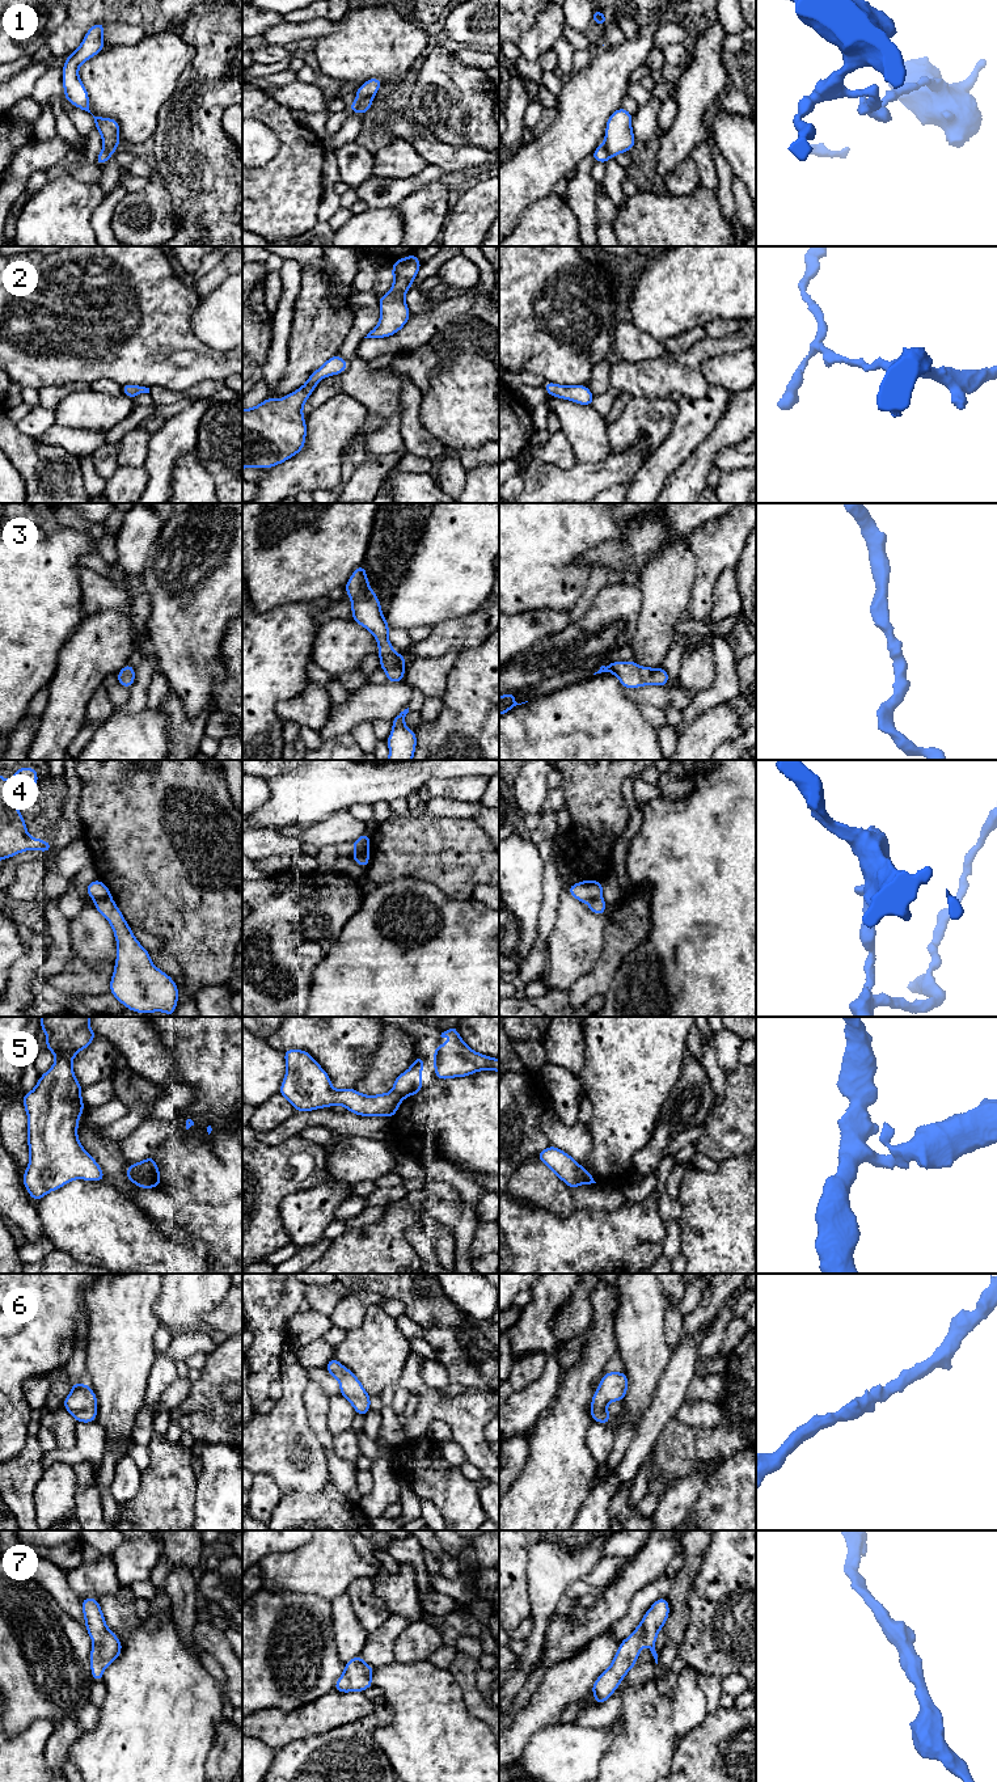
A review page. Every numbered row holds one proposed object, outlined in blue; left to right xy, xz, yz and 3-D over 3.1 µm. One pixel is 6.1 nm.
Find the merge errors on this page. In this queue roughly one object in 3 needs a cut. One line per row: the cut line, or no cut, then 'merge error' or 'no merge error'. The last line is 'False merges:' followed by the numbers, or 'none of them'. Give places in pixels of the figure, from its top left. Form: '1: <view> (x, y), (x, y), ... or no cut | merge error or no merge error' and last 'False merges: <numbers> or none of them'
1: xz (371, 97), (364, 97), (354, 110) | merge error
2: no cut | no merge error
3: no cut | no merge error
4: xz (368, 849), (353, 857) | merge error
5: xy (135, 1164), (139, 1172), (136, 1185) | merge error
6: no cut | no merge error
7: no cut | no merge error
False merges: 1, 4, 5

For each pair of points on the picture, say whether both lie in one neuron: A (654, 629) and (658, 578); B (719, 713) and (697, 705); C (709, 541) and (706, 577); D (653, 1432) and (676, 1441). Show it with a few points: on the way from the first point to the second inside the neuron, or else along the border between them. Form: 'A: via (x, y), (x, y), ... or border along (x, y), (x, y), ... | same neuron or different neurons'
A: via (658, 616), (658, 591) | same neuron
B: border along (730, 700), (700, 712), (685, 729) | different neurons
C: via (709, 550), (709, 568) | same neuron
D: border along (672, 1417), (666, 1423), (649, 1456) | different neurons

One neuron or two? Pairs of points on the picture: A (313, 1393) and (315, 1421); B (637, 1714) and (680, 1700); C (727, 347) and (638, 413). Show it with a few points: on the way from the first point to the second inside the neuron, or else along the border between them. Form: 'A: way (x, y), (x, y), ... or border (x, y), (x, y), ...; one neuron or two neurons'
A: way (315, 1400), (315, 1414); one neuron
B: way (647, 1718), (662, 1718), (670, 1710); one neuron
C: border (632, 396), (642, 398), (667, 397); two neurons

